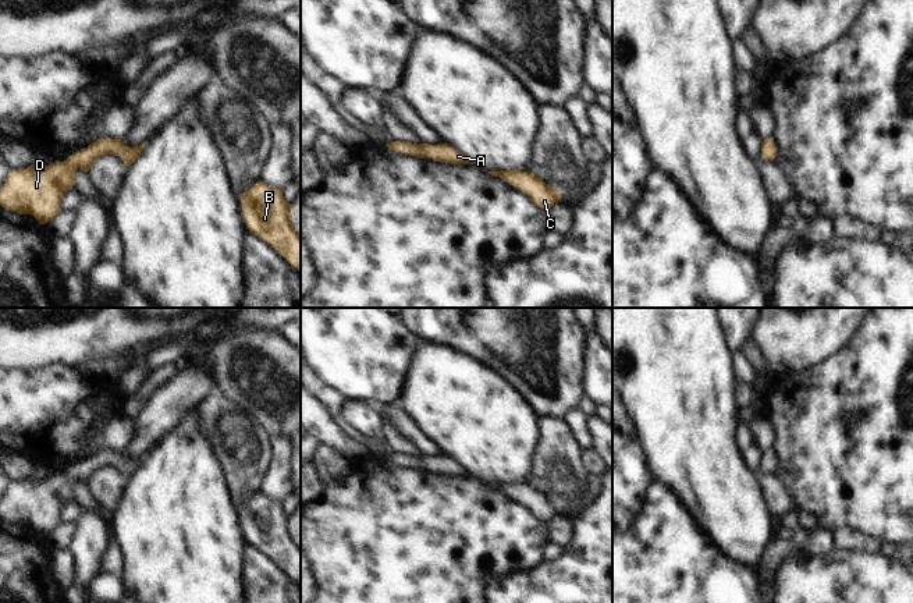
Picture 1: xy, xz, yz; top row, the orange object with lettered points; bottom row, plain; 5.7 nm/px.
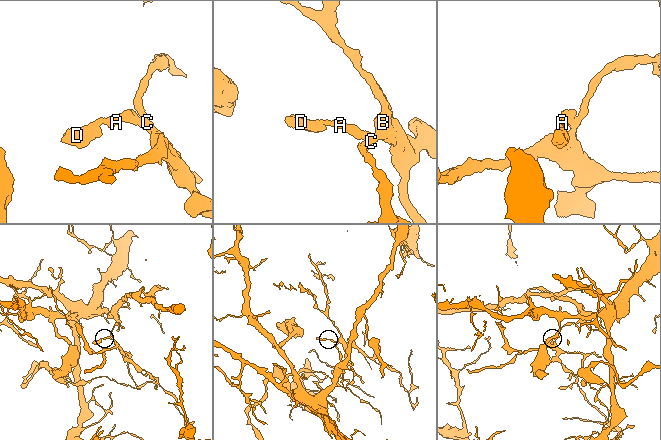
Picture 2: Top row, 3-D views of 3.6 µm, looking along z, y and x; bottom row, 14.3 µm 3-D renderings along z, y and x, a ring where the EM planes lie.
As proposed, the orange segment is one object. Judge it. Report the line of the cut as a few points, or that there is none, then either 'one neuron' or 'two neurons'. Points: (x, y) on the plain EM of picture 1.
no cut | one neuron

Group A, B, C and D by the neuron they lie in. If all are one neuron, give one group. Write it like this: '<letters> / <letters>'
A B C D

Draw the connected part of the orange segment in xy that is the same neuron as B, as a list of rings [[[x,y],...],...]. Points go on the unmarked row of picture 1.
[[[259,493],[241,507],[241,517],[249,546],[270,556],[301,584],[301,547],[291,535],[291,517],[283,503]]]

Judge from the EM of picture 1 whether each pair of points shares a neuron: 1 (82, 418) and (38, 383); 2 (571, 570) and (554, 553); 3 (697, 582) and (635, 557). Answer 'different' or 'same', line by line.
1: same
2: different
3: same

